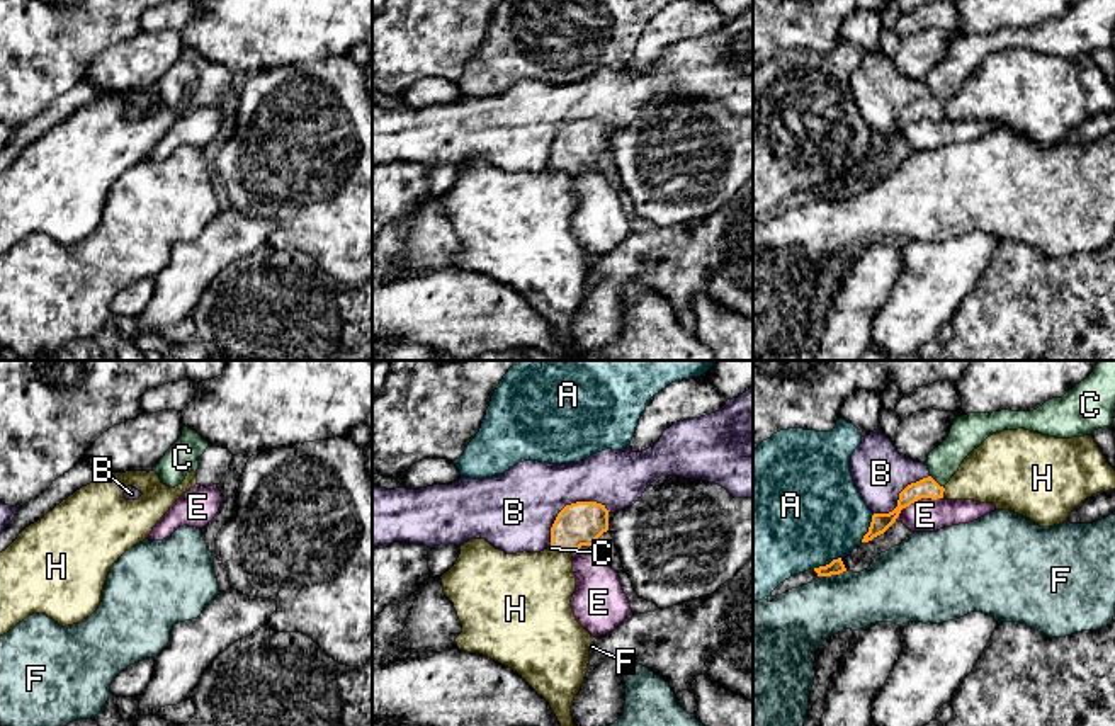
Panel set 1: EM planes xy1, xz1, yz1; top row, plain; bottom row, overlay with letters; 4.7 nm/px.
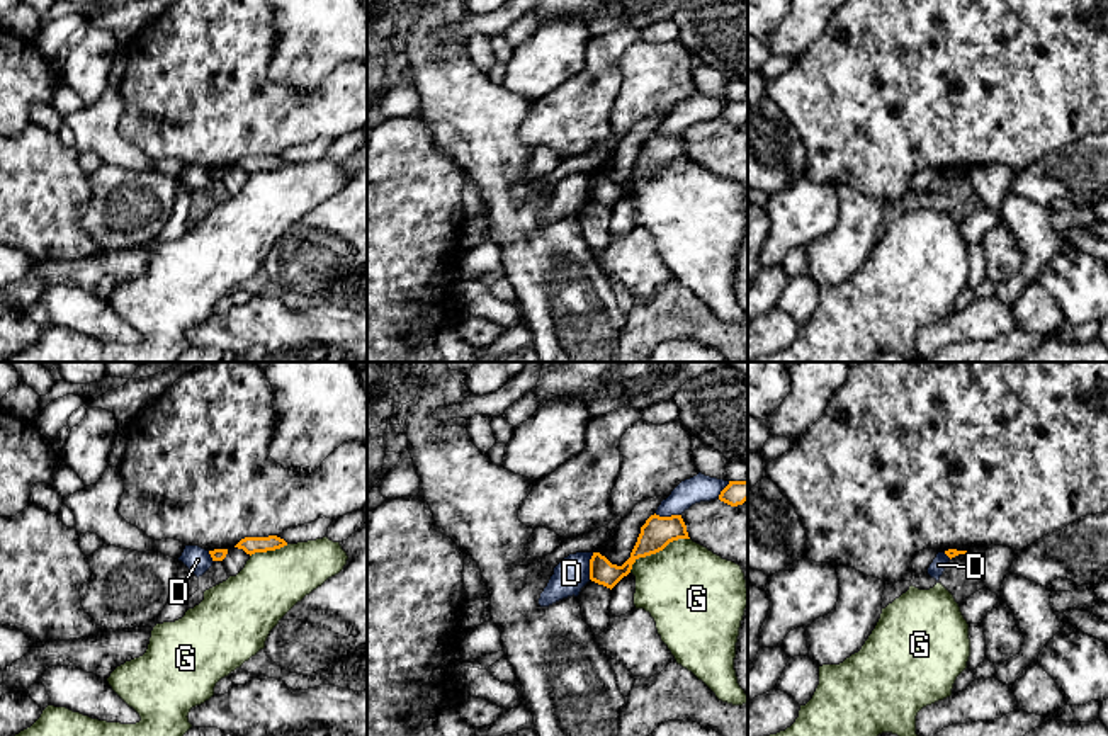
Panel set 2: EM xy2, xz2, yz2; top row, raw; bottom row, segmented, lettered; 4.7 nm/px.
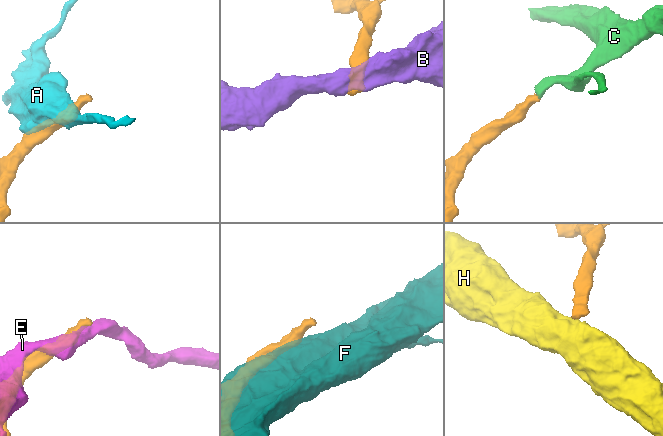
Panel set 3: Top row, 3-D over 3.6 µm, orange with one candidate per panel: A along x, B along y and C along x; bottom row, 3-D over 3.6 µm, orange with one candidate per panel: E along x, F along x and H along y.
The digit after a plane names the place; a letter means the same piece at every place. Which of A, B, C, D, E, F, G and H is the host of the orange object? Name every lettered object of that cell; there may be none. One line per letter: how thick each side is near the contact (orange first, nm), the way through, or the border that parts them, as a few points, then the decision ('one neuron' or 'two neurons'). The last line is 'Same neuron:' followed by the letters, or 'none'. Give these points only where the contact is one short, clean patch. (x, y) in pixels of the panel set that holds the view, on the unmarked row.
A: 90 nm thick on the orange side, 440 nm on the other; two neurons
B: 200 nm thick on the orange side, 380 nm on the other; border along xz1 (609, 130), (595, 121), (568, 123), (551, 147), (549, 164); two neurons
C: 100 nm thick on the orange side, 160 nm on the other; runs through yz1 (925, 107), (935, 101), (944, 80); one neuron
D: 120 nm thick on the orange side, 160 nm on the other; two neurons
E: 100 nm thick on the orange side, 160 nm on the other; border along yz1 (942, 116), (918, 118), (906, 124), (894, 140); two neurons
F: 70 nm thick on the orange side, 300 nm on the other; two neurons
G: 150 nm thick on the orange side, 440 nm on the other; two neurons
H: 200 nm thick on the orange side, 380 nm on the other; border along xz1 (556, 169), (570, 172); two neurons
Same neuron: C

